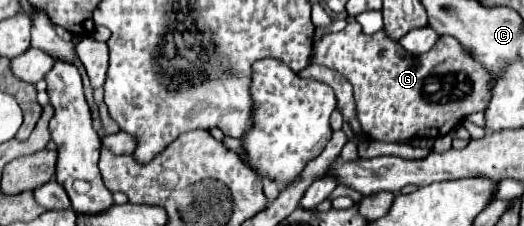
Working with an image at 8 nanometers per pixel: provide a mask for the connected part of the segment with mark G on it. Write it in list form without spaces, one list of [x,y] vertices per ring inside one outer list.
[[[352,20],[340,32],[322,36],[314,46],[312,64],[334,68],[354,86],[356,100],[356,118],[360,122],[362,134],[378,142],[404,142],[406,138],[438,138],[456,128],[464,116],[472,112],[482,112],[490,100],[490,86],[494,78],[482,70],[482,66],[458,46],[458,40],[450,36],[440,36],[434,48],[426,54],[414,56],[406,54],[398,42],[390,42],[384,30],[374,32],[372,36],[362,32],[362,26]]]

